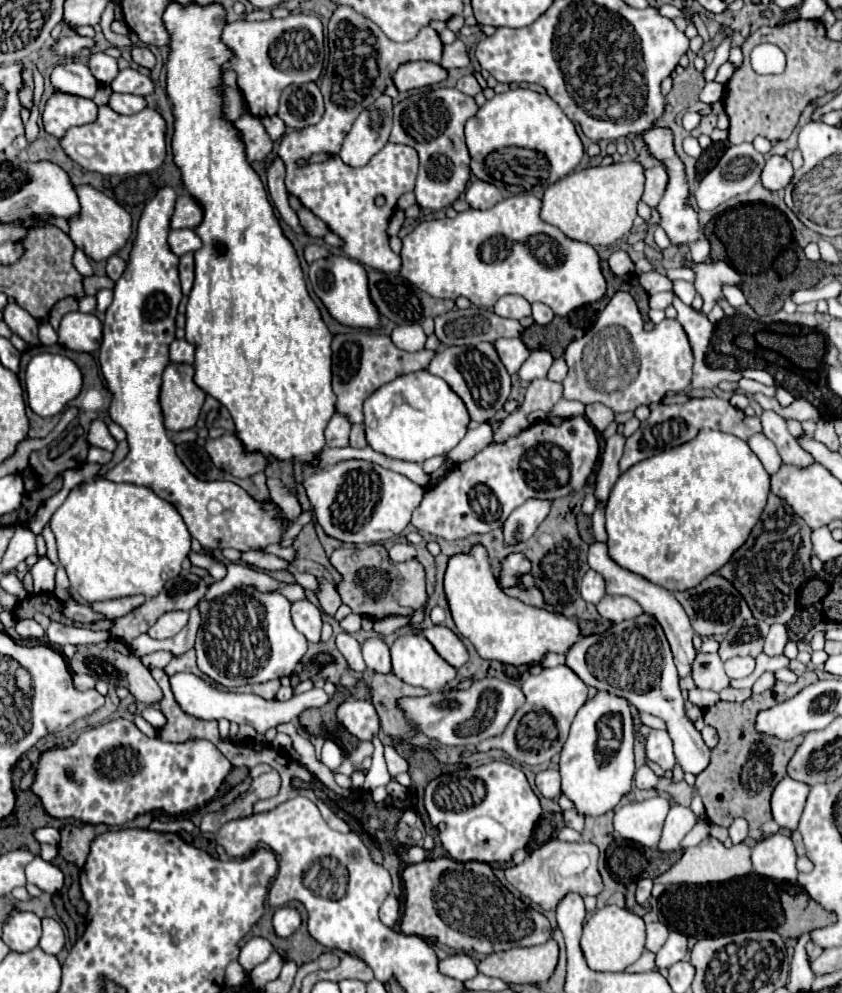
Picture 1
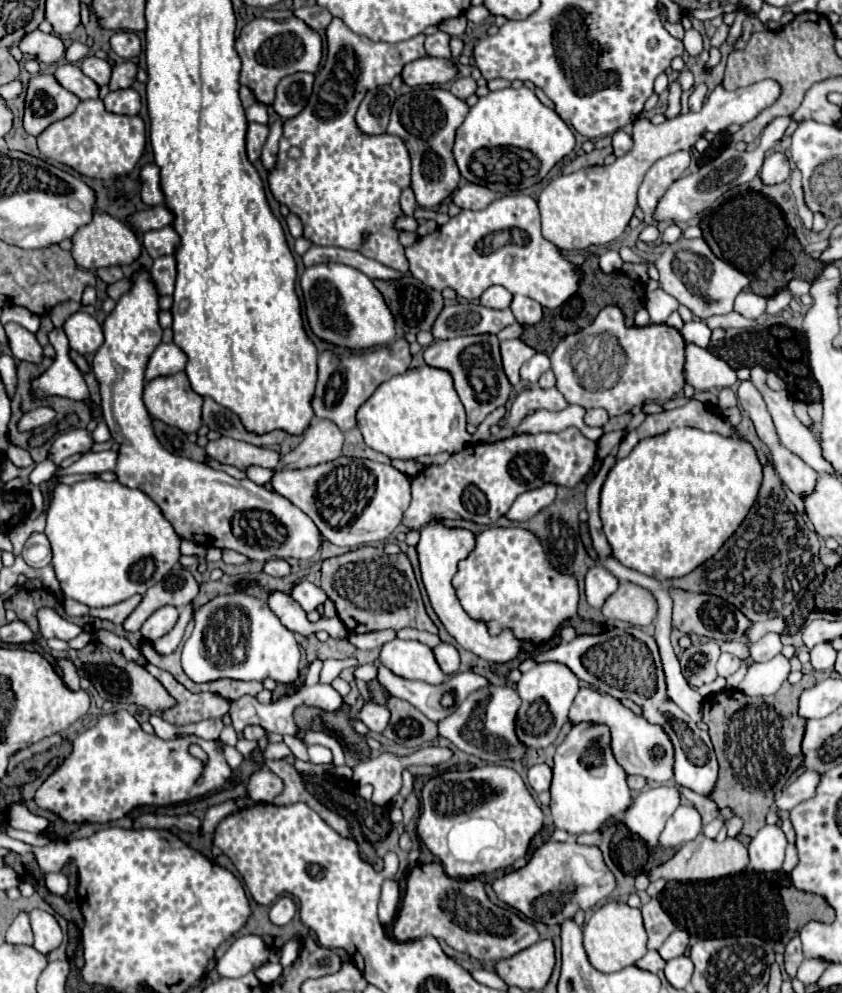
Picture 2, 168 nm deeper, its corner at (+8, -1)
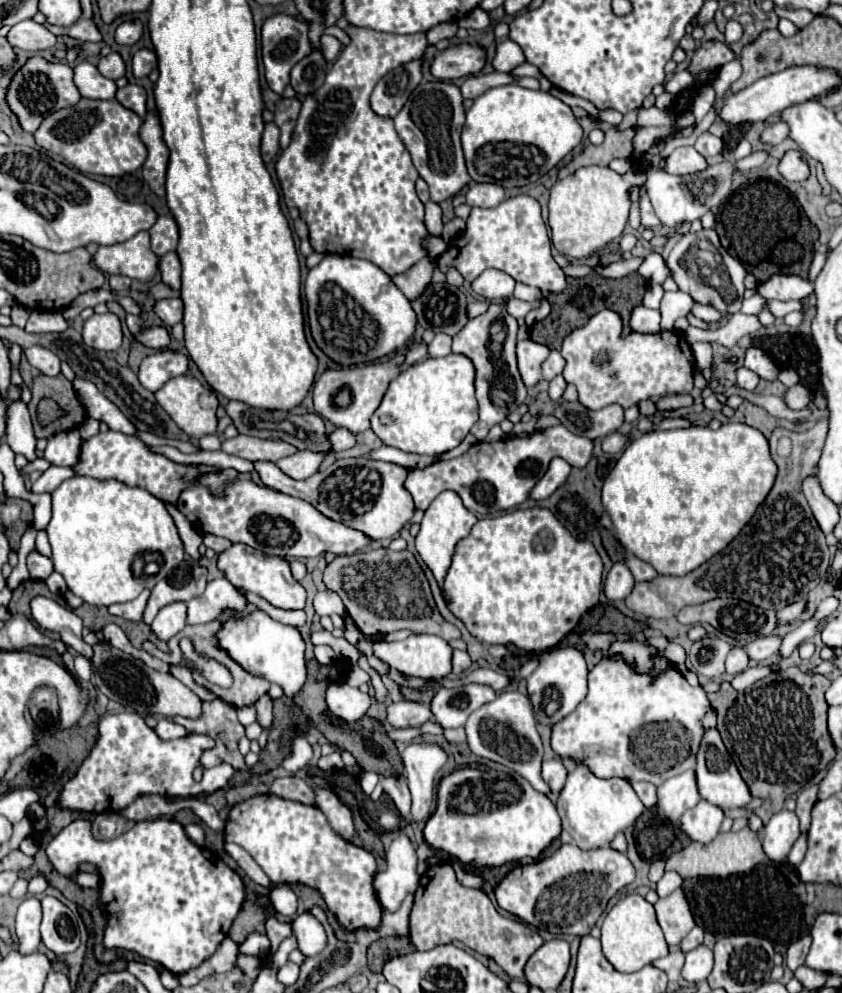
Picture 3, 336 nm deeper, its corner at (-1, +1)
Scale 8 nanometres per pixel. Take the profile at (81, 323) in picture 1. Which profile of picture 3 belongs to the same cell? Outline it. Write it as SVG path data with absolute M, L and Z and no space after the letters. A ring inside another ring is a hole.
M111 312L107 314L93 314L83 324L83 342L95 350L117 350L121 346L123 332L119 318Z

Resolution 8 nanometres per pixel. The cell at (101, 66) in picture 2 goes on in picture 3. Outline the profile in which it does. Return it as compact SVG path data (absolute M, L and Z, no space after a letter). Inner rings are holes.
M111 52L109 56L103 56L97 64L97 70L105 76L105 78L111 78L111 80L117 80L125 74L125 62L121 60L121 56L117 52Z

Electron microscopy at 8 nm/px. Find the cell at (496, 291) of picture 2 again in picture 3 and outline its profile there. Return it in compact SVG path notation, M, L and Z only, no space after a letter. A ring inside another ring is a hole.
M485 270L477 278L477 282L473 282L471 286L479 296L483 296L487 300L499 300L499 298L513 296L515 280L501 270Z

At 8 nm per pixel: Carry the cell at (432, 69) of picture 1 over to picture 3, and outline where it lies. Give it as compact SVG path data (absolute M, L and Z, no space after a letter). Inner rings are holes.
M455 44L439 52L431 62L431 74L437 80L455 80L477 74L485 66L485 50L469 44Z

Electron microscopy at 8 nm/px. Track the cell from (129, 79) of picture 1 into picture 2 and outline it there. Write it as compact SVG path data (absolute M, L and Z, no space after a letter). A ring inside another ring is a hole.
M124 60L122 64L114 66L112 78L110 78L110 90L120 90L120 88L130 88L134 78L136 78L138 66L132 60Z

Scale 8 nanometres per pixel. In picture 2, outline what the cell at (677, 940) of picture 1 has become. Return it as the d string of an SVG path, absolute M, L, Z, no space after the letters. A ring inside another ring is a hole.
M674 930L670 936L668 936L668 940L662 944L662 948L658 950L660 952L660 956L664 958L664 960L672 960L672 958L678 958L678 956L682 956L684 952L686 952L686 948L688 948L688 932L684 932L684 930Z

